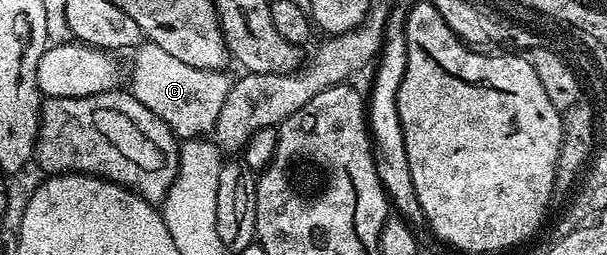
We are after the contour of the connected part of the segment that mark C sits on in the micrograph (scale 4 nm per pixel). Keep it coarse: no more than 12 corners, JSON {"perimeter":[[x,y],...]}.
{"perimeter":[[148,41],[133,96],[179,139],[213,131],[232,85]]}

